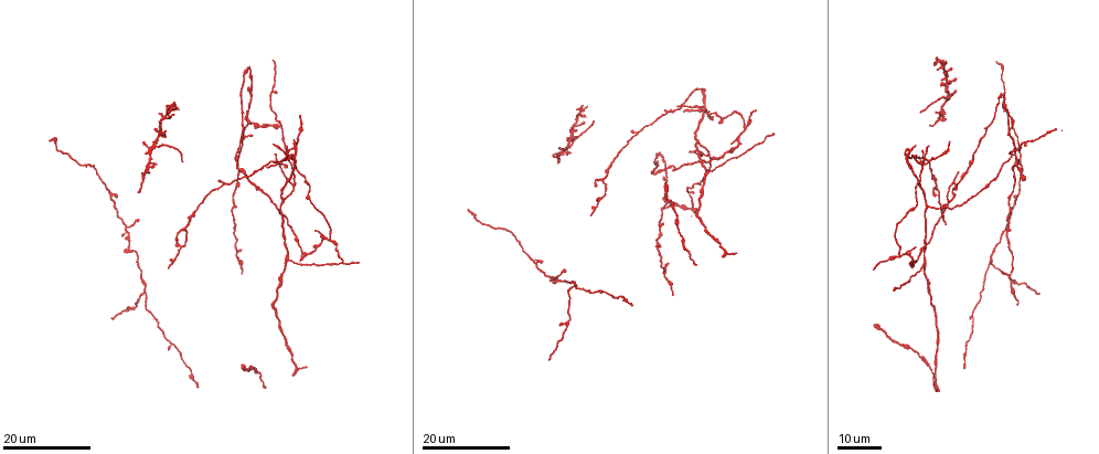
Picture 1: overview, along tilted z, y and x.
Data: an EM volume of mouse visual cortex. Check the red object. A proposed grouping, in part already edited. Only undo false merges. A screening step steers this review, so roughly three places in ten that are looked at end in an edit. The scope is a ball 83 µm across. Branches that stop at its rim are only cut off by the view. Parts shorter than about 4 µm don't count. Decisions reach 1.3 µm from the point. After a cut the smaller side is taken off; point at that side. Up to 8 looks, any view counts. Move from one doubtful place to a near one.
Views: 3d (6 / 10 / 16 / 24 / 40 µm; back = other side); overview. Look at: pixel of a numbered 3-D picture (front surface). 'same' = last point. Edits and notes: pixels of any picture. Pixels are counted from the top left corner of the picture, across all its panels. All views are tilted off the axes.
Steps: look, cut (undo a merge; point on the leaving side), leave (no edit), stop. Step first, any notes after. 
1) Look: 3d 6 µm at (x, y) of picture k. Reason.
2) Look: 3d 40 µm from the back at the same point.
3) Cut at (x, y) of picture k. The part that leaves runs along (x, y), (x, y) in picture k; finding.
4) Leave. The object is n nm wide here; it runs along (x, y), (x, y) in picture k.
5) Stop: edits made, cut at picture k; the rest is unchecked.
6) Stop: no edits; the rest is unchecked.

Look: 3d 16 µm at (152, 143) of picture 1. Four arms meet.

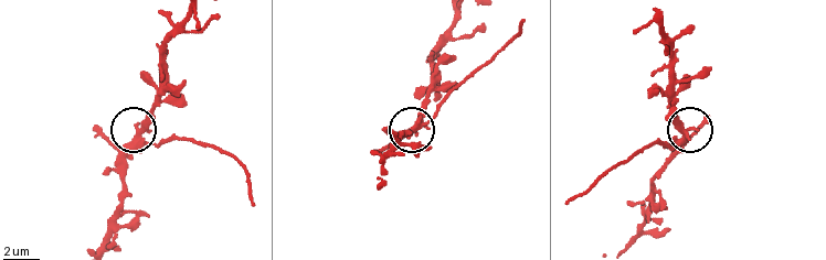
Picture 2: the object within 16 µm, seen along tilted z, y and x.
Look: 3d 6 µm at (415, 126) of picture 2.

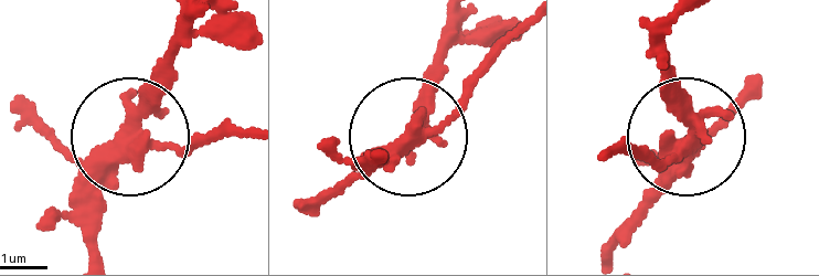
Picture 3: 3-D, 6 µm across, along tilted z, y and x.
Cut at (209, 138) of picture 3. 4 arms meet here; the part that leaves runs along (166, 148), (250, 131) in picture 3; two cells meet here.

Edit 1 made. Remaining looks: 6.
Look: overview.

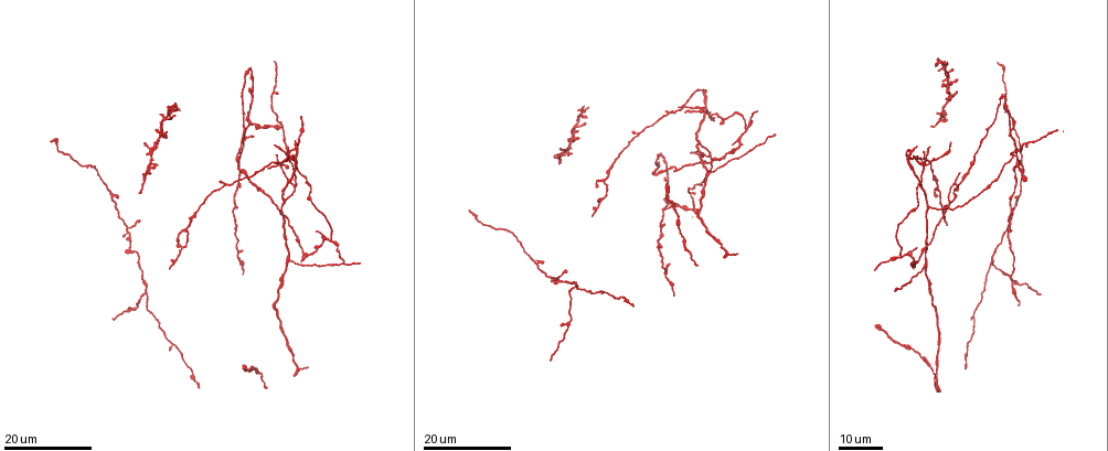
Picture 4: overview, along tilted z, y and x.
Look: 3d 16 µm at (949, 209) of picture 4. A fork.

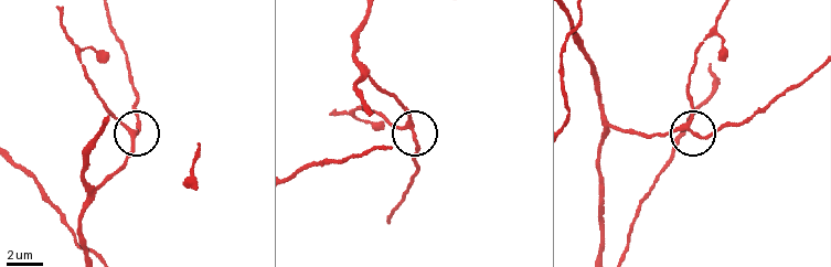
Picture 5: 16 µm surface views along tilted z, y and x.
Look: 3d 10 µm at (689, 129) of picture 5.

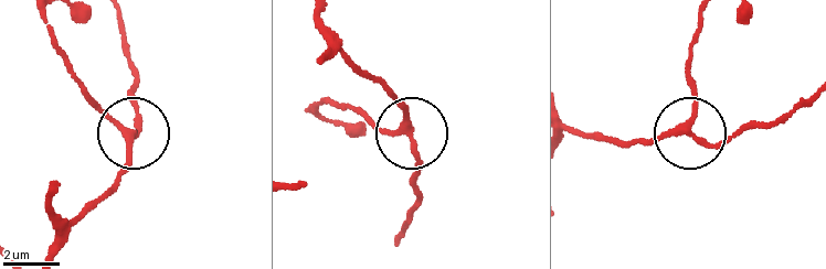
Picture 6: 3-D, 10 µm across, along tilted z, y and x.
Leave. It runs along (570, 126), (623, 142), (686, 130), (692, 62) in picture 6; one cell here.

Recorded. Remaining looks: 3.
Look: 3d 16 µm at (700, 145) of picture 4. Branch point.

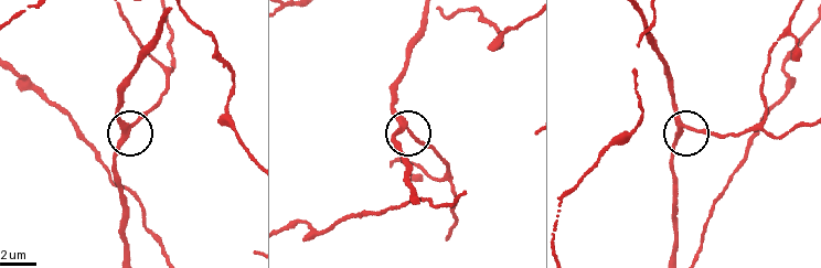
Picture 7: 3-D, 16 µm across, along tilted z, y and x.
Look: 3d 10 µm at (410, 132) of picture 7. Closer look.

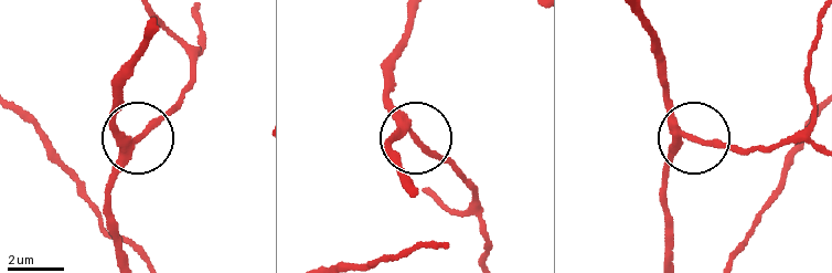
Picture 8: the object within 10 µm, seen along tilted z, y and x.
Leave. It runs along (646, 20), (674, 117), (696, 137), (747, 153) in picture 8; one cell here.

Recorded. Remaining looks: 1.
Stop: edits made, cut at picture 3; the rest is unchecked.

